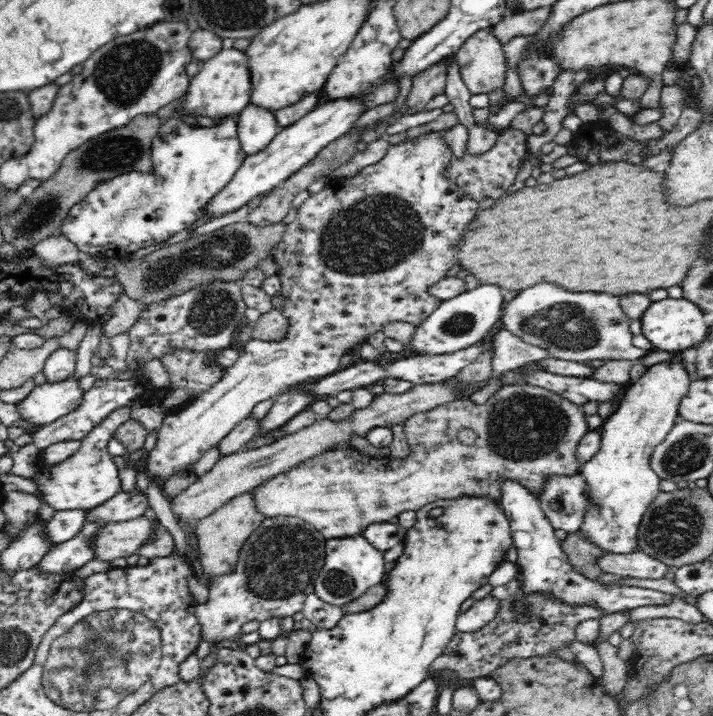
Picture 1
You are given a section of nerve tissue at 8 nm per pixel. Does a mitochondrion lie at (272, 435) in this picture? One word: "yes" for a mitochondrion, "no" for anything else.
no

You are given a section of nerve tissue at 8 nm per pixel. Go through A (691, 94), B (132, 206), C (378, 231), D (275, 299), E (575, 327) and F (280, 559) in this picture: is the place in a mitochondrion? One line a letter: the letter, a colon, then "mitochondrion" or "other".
A: other
B: mitochondrion
C: mitochondrion
D: other
E: mitochondrion
F: mitochondrion

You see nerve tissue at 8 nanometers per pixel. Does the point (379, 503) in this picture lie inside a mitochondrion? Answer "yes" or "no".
yes

